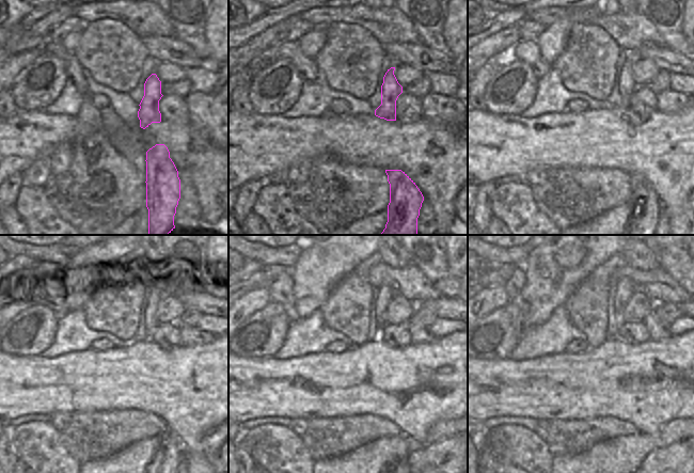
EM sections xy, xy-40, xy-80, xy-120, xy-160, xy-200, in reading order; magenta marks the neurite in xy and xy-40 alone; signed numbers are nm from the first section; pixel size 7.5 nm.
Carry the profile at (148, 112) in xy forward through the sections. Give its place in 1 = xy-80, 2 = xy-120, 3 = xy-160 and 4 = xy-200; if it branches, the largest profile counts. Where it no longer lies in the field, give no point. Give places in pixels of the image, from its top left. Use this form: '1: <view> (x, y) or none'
1: xy-80 (628, 85)
2: xy-120 (150, 321)
3: xy-160 (383, 294)
4: xy-200 (624, 289)

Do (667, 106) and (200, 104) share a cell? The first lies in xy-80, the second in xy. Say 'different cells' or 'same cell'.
same cell

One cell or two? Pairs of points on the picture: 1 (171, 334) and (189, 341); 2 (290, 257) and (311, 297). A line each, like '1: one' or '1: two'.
1: two
2: two

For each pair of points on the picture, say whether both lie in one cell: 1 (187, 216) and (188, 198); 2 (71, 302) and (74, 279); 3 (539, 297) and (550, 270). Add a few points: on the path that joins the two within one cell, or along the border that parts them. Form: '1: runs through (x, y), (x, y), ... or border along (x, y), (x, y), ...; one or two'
1: runs through (188, 211), (188, 202); one
2: runs through (71, 297), (73, 284); one
3: runs through (545, 290), (549, 284), (550, 277); one

